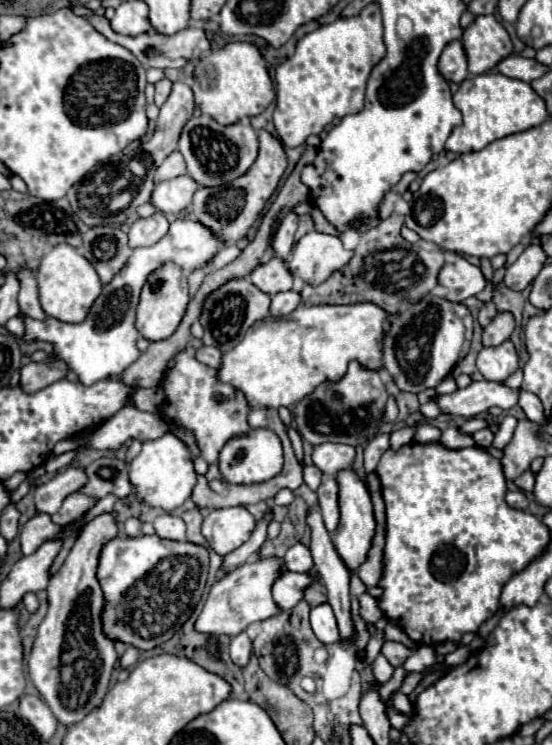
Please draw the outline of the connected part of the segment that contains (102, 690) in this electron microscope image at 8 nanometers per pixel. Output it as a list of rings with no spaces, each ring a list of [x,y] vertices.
[[[115,511],[97,515],[83,527],[61,569],[49,579],[49,611],[37,631],[37,639],[29,657],[29,675],[43,701],[65,727],[71,727],[75,721],[87,717],[91,709],[99,709],[109,691],[111,671],[117,661],[113,647],[115,643],[101,633],[99,615],[103,609],[103,595],[95,579],[99,553],[115,535]]]

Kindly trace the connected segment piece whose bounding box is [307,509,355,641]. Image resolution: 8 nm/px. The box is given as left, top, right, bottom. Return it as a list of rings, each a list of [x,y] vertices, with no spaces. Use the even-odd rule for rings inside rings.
[[[311,509],[309,511],[309,517],[307,517],[307,523],[311,527],[311,535],[313,535],[313,541],[311,541],[311,553],[313,553],[313,561],[315,561],[315,569],[323,581],[323,585],[327,587],[327,593],[329,593],[329,605],[331,609],[335,611],[335,617],[337,617],[337,625],[339,625],[339,633],[341,633],[341,639],[343,641],[351,641],[355,637],[355,625],[353,625],[353,617],[351,617],[351,595],[349,595],[349,569],[343,565],[341,557],[337,555],[333,543],[331,543],[331,537],[323,525],[323,519],[321,519],[321,513],[319,509]]]

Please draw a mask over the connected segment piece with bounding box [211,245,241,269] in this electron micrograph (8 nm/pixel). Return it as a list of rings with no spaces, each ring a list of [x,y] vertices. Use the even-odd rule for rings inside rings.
[[[231,245],[229,249],[227,249],[227,247],[221,249],[221,251],[213,257],[213,261],[211,261],[211,269],[221,269],[221,267],[229,265],[231,261],[235,261],[235,259],[239,257],[239,253],[241,253],[241,249],[239,249],[237,245]]]

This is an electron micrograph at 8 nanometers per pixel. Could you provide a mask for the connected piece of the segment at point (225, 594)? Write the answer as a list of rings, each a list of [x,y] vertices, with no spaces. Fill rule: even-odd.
[[[269,557],[269,559],[257,559],[253,563],[245,563],[231,573],[225,573],[217,583],[211,587],[209,597],[205,601],[205,607],[195,623],[195,629],[209,635],[239,635],[247,629],[247,625],[255,621],[269,619],[273,615],[279,615],[281,609],[273,601],[273,583],[279,579],[279,573],[283,573],[283,559]]]

